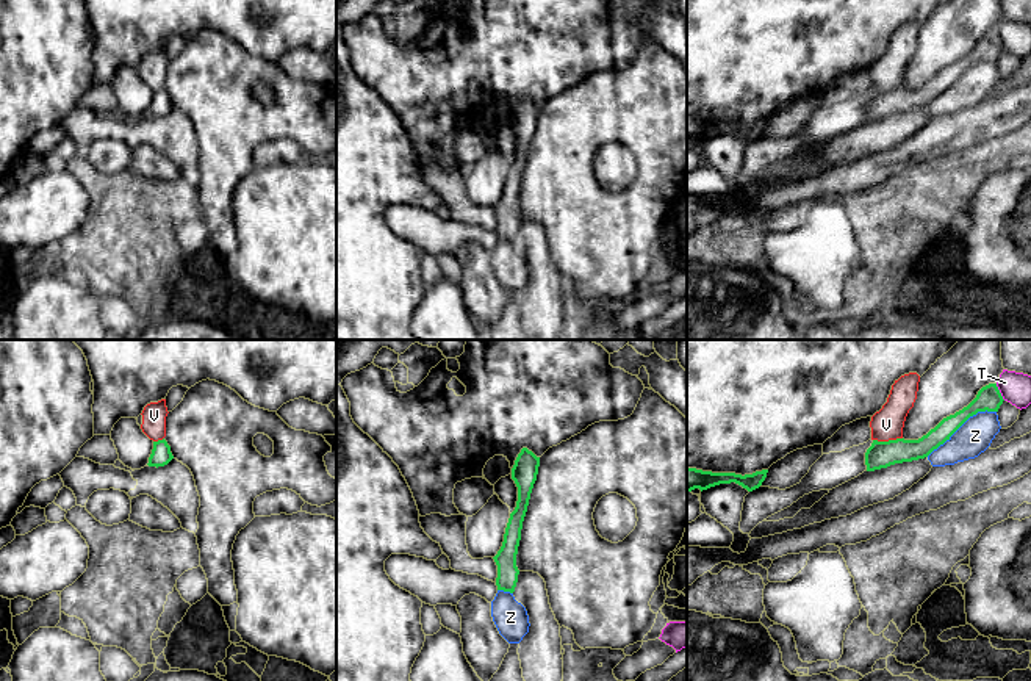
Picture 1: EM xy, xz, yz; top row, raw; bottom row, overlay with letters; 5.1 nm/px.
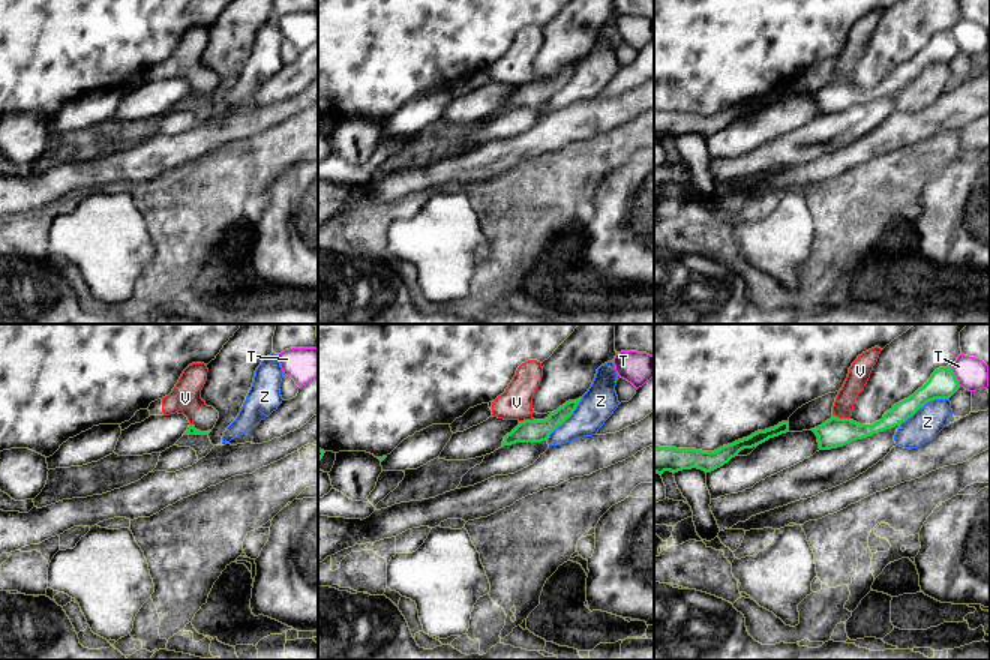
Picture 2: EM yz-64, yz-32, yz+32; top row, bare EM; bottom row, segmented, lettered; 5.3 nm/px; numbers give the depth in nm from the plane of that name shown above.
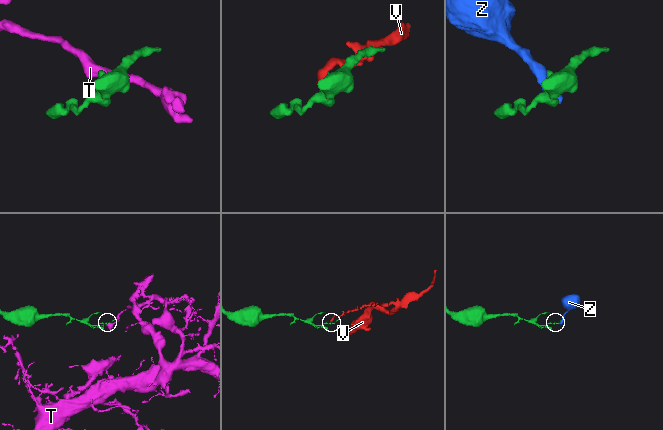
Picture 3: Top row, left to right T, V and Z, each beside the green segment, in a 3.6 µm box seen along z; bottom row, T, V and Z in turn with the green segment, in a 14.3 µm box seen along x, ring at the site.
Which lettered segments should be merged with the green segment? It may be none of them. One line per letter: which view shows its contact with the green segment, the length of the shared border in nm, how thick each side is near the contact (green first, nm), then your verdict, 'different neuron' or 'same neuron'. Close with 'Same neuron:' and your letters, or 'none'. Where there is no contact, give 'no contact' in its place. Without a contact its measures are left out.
T: yz | 100 nm | 130/160 nm | different neuron
V: yz | 150 nm | 140/160 nm | different neuron
Z: yz | 420 nm | 130/180 nm | different neuron
Same neuron: none

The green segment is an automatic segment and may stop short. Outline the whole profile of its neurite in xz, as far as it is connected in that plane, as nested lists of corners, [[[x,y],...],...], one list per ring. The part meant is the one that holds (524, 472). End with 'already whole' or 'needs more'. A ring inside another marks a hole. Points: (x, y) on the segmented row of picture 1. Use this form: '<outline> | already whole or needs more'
[[[523,448],[512,468],[512,479],[518,487],[518,501],[515,510],[510,513],[502,546],[493,557],[498,565],[498,590],[513,593],[518,582],[519,570],[516,567],[516,554],[521,540],[523,521],[538,474],[538,467],[540,457],[527,448]]] | already whole

